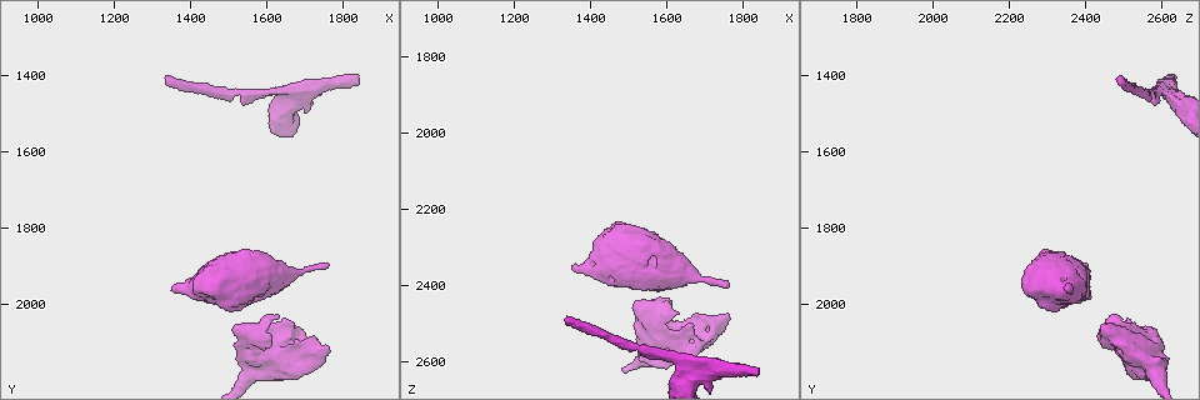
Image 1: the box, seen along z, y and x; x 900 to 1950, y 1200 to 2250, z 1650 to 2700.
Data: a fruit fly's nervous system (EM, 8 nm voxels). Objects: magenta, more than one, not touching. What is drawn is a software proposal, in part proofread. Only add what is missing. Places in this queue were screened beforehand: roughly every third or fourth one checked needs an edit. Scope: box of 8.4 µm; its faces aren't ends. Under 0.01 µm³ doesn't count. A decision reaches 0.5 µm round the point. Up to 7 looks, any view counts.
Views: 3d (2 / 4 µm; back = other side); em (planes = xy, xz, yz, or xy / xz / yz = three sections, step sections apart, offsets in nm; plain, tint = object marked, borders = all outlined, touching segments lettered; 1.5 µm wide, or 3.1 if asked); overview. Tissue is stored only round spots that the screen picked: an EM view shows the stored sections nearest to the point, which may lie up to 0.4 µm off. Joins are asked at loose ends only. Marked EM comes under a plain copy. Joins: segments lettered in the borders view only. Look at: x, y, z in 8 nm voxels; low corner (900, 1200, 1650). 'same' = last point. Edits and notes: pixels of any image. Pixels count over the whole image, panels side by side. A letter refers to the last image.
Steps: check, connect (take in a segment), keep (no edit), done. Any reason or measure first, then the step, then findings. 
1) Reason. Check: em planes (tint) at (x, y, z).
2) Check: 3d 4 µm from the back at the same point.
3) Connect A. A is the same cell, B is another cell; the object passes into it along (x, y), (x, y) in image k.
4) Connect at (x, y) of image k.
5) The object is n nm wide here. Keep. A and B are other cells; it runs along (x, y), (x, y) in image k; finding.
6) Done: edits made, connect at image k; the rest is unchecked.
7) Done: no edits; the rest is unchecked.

An open end. Check: em xz step 4 (borders) at (1760, 2105, 2475).

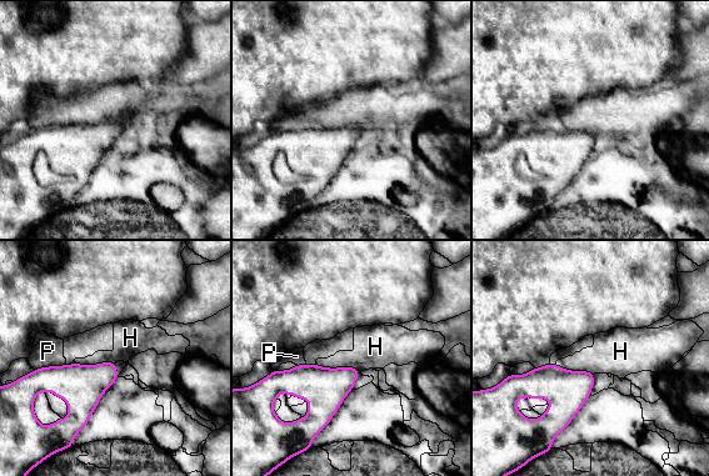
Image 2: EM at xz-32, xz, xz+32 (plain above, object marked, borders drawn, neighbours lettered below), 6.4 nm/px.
Keep. H and P are other cells; none of them fits.

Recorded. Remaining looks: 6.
Thin end. Check: em planes (borders) at (1330, 1400, 2490).

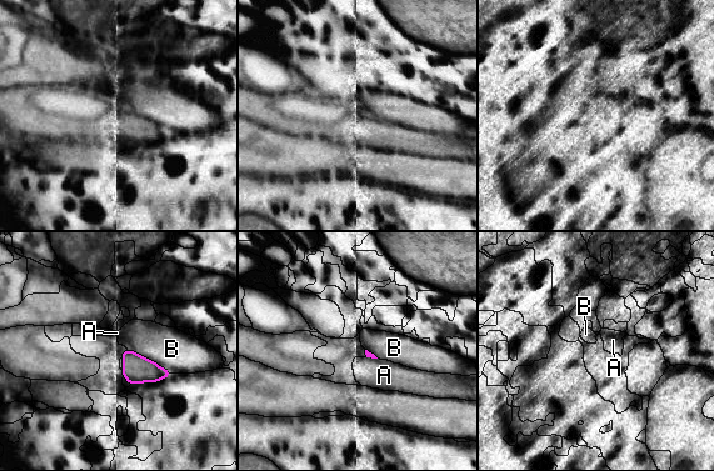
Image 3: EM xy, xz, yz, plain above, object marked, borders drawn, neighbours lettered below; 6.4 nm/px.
Keep. A and B are other cells; none of them fits.

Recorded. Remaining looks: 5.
An open end. Check: em planes (tint) at (1835, 1400, 2635).

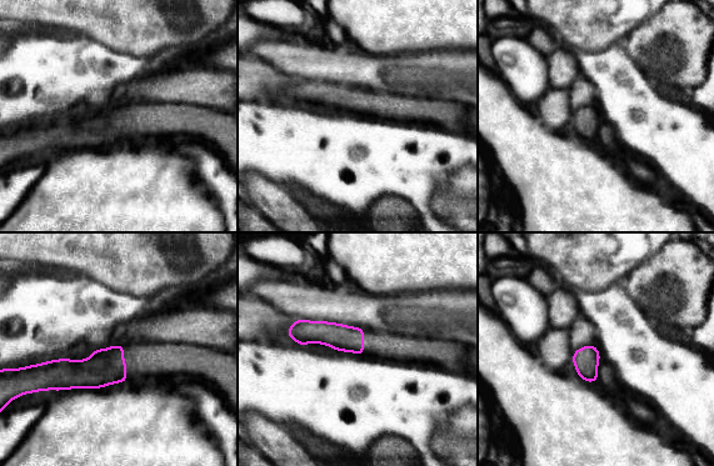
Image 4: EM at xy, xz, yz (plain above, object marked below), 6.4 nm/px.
Check: em planes (borders) at the same point.

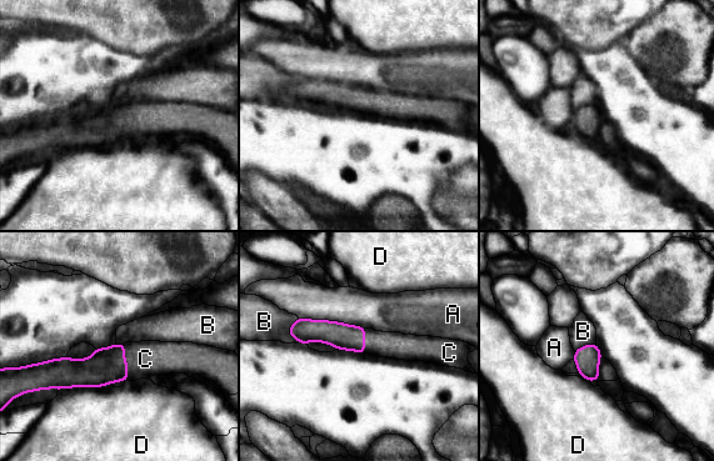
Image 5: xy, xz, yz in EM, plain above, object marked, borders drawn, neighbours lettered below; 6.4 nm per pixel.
Connect C. C is the same cell, A, B and D are other cells; the object passes into it along (106, 365), (126, 362), (145, 359) in image 5; the neuron continues.

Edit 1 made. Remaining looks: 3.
Done: edits made, connect at image 5; the rest is unchecked.

